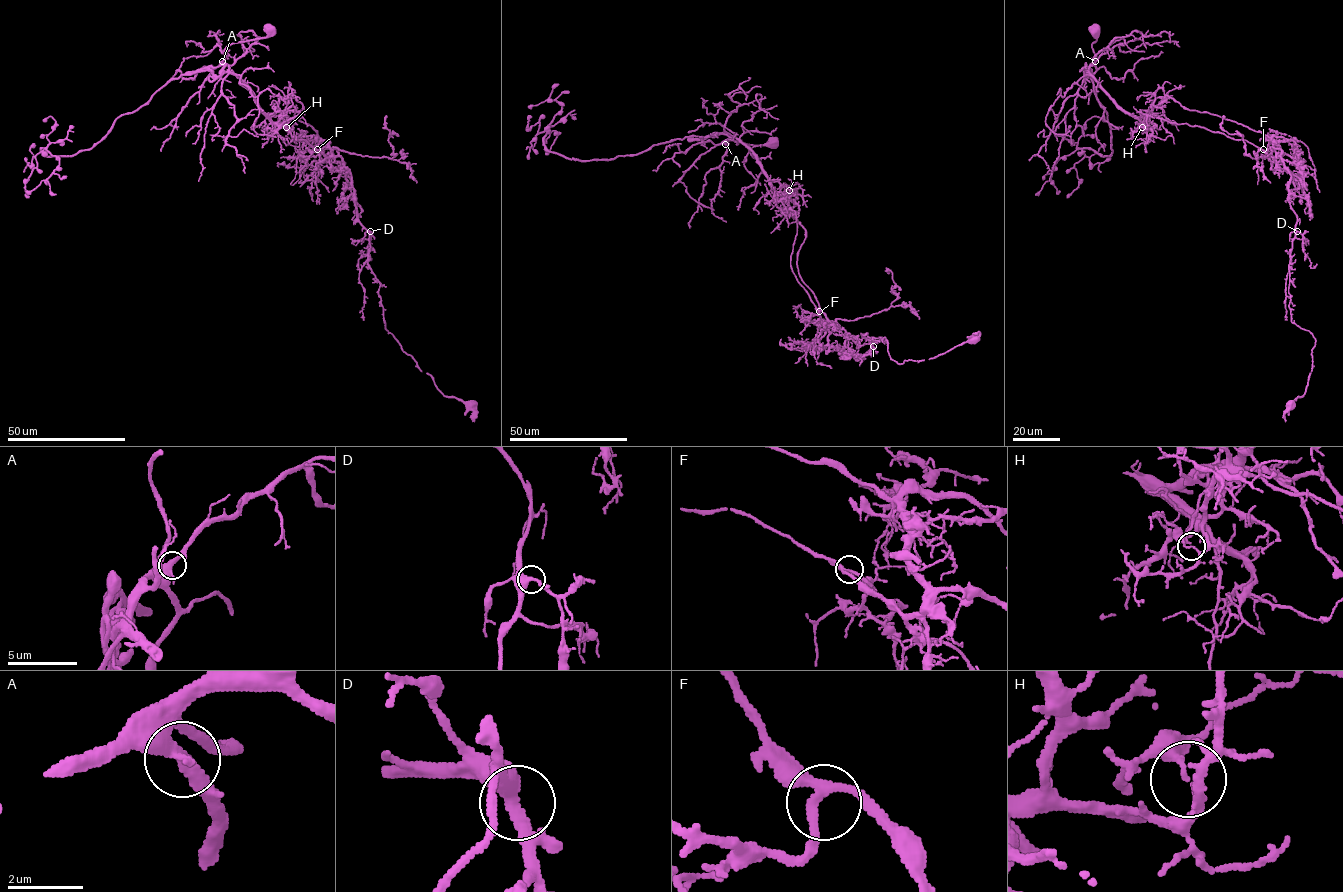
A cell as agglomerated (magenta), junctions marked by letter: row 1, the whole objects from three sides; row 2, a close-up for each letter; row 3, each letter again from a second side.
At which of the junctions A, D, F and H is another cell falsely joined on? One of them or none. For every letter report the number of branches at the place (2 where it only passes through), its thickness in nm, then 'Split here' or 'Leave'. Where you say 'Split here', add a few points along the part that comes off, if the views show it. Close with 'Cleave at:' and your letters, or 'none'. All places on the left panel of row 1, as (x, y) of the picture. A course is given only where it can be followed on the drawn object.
A: Branches: 3. Thickness 340 nm. Leave
D: Branches: 3. Thickness 360 nm. Leave
F: Branches: 3. Thickness 240 nm. Leave
H: Branches: 3. Thickness 110 nm. Split here. Course of the part to remove: (287, 127), (285, 115), (294, 138), (339, 156), (350, 173), (385, 328), (472, 421)
Cleave at: H

